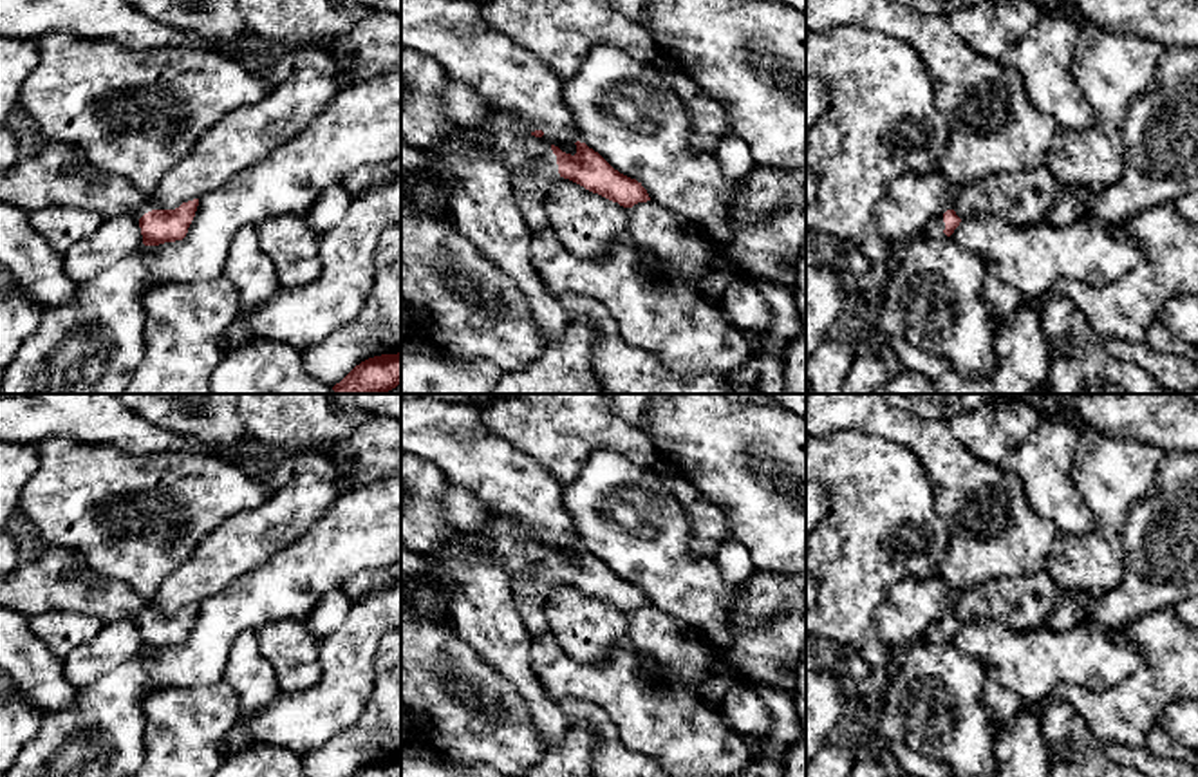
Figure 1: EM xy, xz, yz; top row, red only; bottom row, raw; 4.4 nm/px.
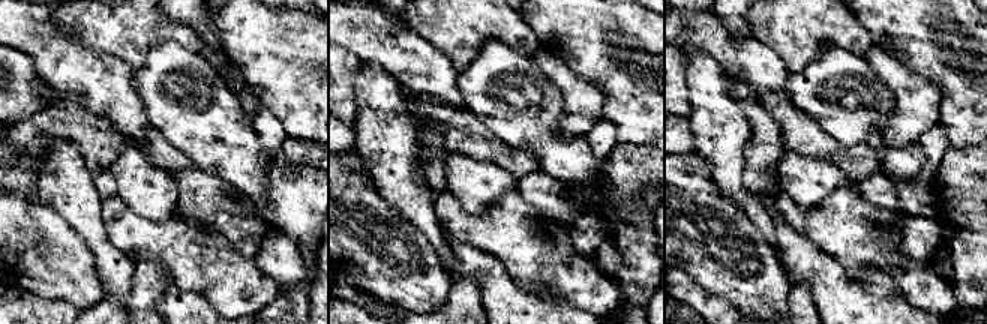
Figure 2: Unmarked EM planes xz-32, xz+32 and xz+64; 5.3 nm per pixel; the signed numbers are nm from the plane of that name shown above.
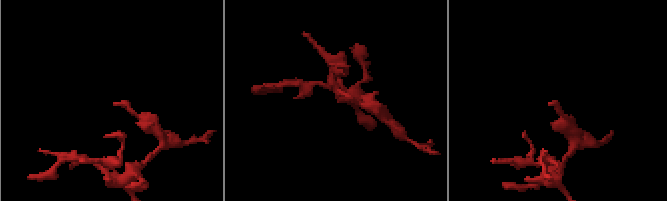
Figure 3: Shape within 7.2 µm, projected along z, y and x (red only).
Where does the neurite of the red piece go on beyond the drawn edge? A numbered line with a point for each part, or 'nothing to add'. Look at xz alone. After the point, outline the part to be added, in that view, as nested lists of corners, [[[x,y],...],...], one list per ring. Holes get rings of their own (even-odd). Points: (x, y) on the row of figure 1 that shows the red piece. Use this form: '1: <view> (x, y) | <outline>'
1: xz (530, 161) | [[[493,114],[486,150],[508,168],[513,197],[531,233],[549,228],[544,197],[560,179],[551,145],[524,132],[510,116]]]

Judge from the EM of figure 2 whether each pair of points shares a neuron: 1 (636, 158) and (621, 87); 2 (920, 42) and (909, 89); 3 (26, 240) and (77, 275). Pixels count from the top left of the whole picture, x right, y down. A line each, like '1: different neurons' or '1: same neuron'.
1: different neurons
2: different neurons
3: same neuron

